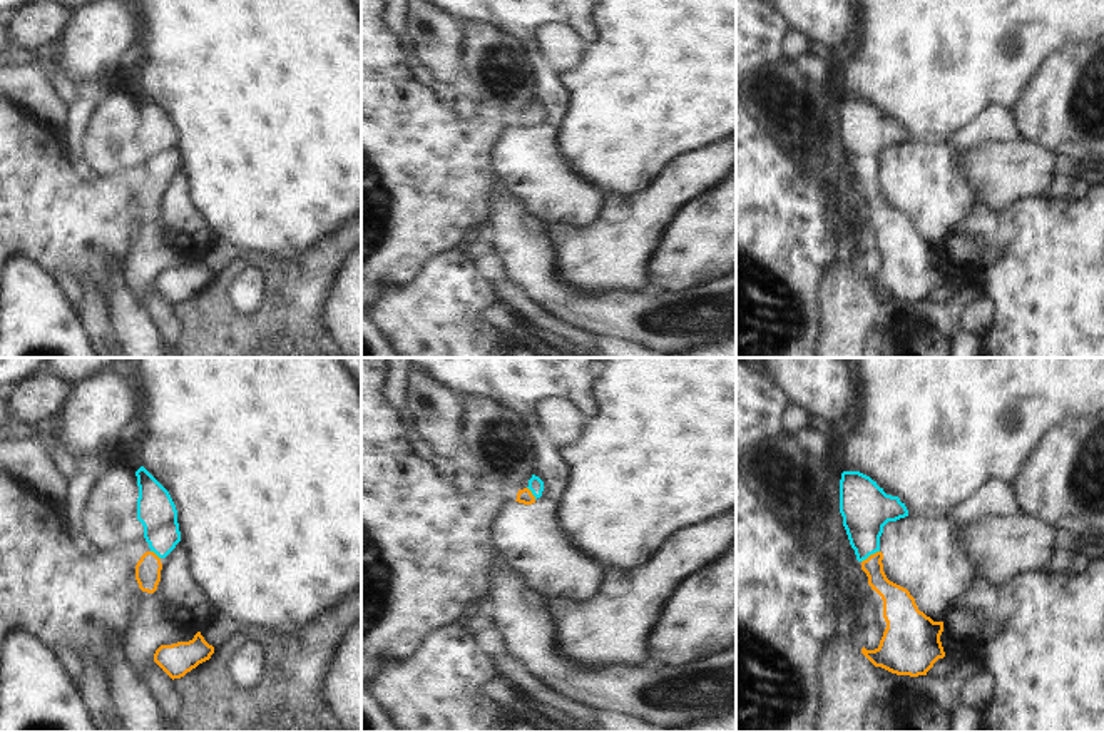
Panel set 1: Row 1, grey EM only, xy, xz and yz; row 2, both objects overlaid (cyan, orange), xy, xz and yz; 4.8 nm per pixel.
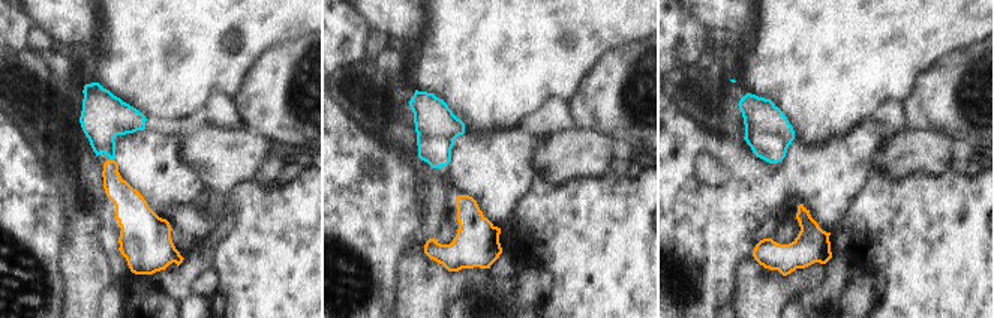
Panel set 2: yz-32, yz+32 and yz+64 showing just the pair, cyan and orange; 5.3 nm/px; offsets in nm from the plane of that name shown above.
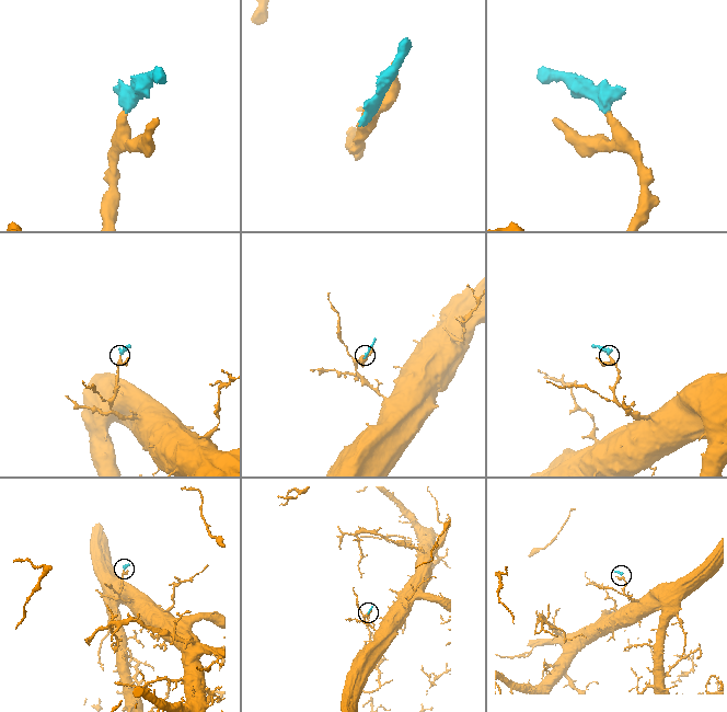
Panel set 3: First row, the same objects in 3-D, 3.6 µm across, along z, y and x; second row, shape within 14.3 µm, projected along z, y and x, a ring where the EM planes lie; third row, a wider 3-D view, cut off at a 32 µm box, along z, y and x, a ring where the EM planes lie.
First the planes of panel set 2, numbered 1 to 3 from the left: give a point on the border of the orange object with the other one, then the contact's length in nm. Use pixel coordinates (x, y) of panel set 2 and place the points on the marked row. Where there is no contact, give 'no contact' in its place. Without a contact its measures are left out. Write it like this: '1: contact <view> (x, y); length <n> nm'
1: contact yz-32 (111, 159); length 30 nm
2: no contact
3: no contact

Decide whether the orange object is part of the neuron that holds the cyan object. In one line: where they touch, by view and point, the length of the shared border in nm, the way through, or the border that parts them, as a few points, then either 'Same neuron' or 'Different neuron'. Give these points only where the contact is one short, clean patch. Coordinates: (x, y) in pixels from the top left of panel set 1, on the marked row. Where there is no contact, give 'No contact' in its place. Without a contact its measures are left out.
Touches cyan at yz (870, 554). Shared border 110 nm. Path across: yz (865, 507), (865, 543), (870, 554), (877, 580), (895, 599). Same neuron.

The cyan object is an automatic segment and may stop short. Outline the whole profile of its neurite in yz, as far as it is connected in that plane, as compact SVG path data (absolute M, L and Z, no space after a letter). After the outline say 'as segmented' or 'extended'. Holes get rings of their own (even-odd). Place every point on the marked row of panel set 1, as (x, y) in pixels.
M843 471L840 480L840 513L856 560L868 585L883 600L887 628L875 650L861 653L875 665L897 675L927 675L945 657L940 635L943 622L933 622L918 610L910 592L890 582L883 572L880 536L888 521L908 516L898 496L887 495L870 476Z; extended

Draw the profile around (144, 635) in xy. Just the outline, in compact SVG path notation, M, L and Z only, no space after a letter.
M137 618L122 635L124 657L137 672L154 660L154 653L161 645L189 642L194 632L182 632L176 625L159 618Z

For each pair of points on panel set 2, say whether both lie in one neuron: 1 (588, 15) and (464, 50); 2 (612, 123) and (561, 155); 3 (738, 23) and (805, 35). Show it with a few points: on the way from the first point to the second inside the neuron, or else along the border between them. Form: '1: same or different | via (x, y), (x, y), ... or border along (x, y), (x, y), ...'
1: same | via (556, 15), (520, 15), (495, 41)
2: different | border along (574, 126), (583, 131), (606, 134), (613, 140)
3: different | border along (757, 15), (754, 32), (739, 45)

